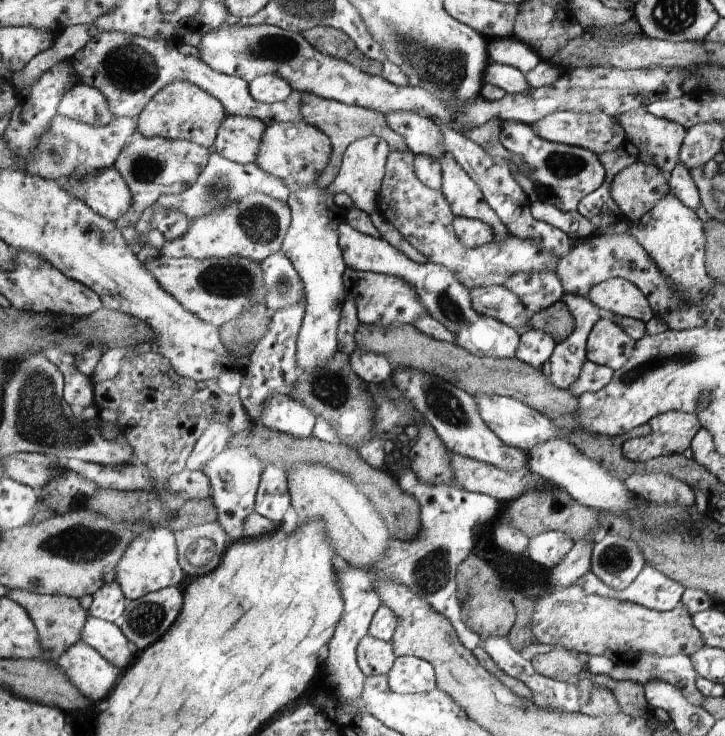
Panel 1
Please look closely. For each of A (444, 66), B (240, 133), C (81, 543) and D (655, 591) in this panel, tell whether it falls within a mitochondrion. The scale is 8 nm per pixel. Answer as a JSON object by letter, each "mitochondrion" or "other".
{"A":"mitochondrion","B":"other","C":"mitochondrion","D":"mitochondrion"}

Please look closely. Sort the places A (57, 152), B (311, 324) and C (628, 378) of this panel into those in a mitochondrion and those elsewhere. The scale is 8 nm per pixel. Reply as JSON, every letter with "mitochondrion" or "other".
{"A":"mitochondrion","B":"other","C":"mitochondrion"}

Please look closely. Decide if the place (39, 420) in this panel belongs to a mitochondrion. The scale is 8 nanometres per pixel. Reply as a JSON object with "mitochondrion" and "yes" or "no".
{"mitochondrion":"yes"}

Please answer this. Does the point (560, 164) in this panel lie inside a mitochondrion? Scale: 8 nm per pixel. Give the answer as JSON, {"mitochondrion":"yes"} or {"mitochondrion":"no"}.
{"mitochondrion":"yes"}

